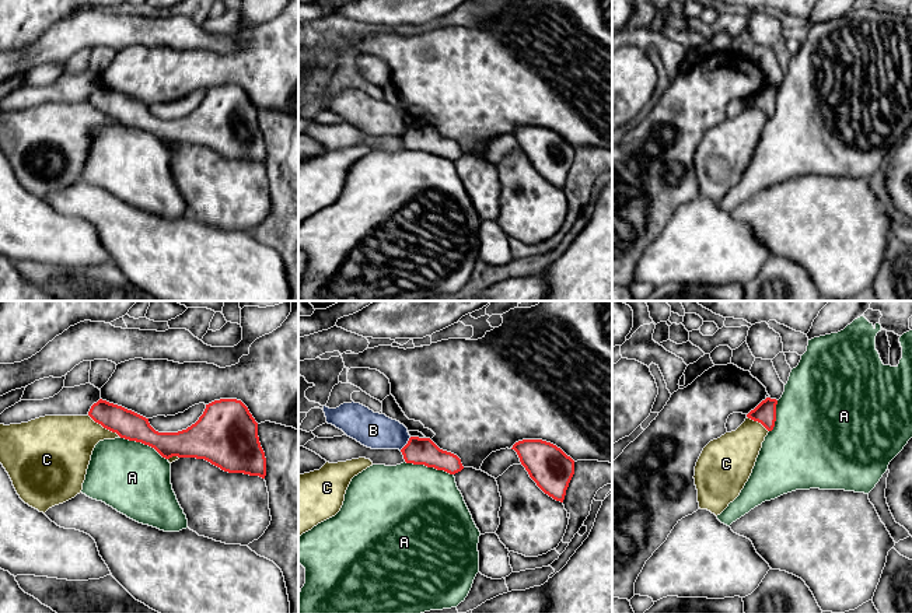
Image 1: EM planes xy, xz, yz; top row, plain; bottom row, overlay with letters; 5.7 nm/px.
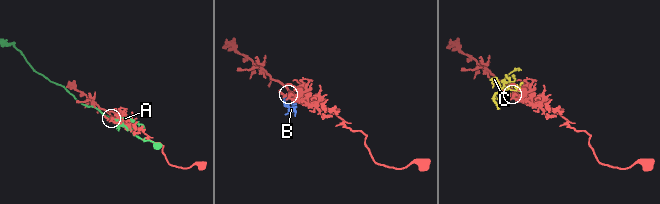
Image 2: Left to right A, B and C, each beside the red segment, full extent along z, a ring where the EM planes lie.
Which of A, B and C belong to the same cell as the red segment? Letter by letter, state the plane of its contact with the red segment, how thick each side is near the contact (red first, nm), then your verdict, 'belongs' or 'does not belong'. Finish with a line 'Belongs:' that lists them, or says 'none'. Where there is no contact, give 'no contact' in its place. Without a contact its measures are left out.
A: meets red in xz; 160 nm thick on the red side, 500 nm on the other; does not belong
B: meets red in xz; 160 nm thick on the red side, 200 nm on the other; does not belong
C: meets red in xy; 160 nm thick on the red side, 320 nm on the other; does not belong
Belongs: none

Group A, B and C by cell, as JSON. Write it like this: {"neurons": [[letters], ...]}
{"neurons": [["A"], ["B"], ["C"]]}

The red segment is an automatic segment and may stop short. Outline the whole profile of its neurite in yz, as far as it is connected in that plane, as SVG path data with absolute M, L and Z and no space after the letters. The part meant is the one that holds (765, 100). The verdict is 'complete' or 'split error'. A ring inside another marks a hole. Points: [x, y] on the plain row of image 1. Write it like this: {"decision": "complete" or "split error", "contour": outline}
{"decision": "complete", "contour": "M766 84L747 104L761 109L768 118L772 118L776 108L776 85Z"}

